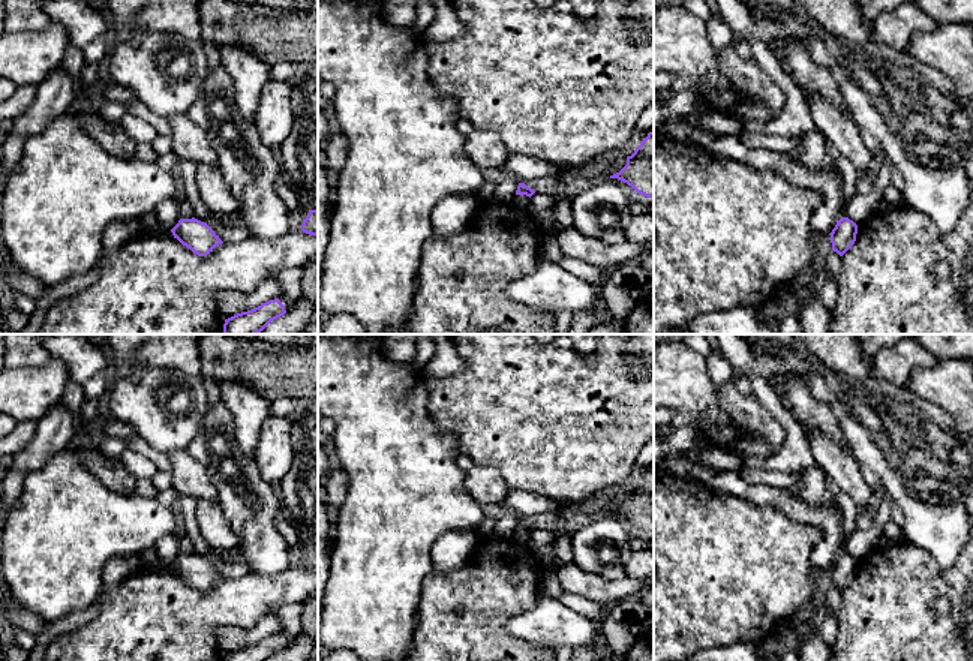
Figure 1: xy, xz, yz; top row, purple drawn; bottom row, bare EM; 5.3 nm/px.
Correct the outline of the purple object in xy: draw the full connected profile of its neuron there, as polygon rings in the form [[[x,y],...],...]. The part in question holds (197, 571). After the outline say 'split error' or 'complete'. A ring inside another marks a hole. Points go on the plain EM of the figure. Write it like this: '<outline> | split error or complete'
[[[195,553],[180,555],[171,568],[174,574],[198,592],[207,592],[216,582],[223,579],[207,559]]] | complete

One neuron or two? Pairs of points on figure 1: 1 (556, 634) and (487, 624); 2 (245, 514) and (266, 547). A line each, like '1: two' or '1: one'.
1: two
2: one

